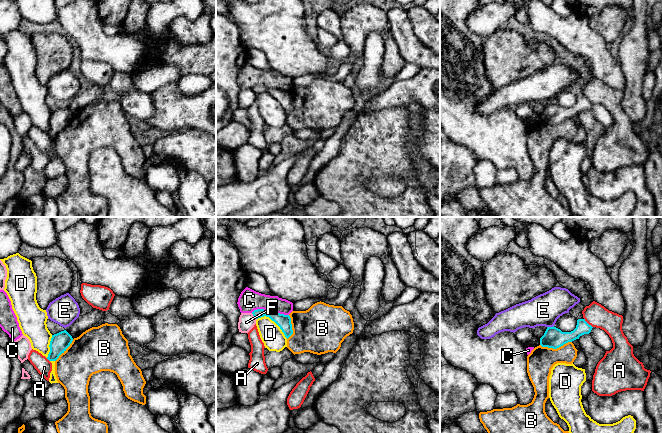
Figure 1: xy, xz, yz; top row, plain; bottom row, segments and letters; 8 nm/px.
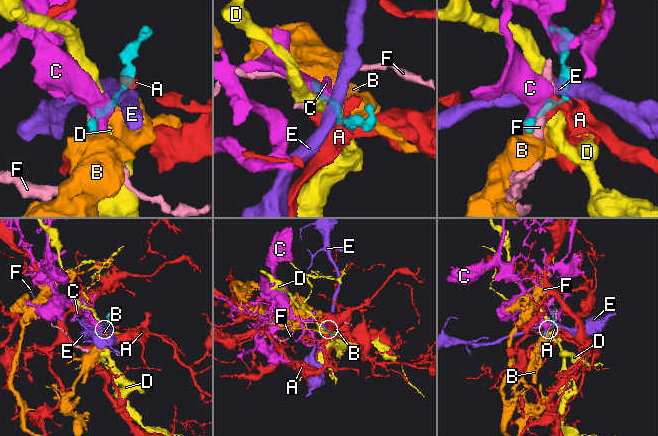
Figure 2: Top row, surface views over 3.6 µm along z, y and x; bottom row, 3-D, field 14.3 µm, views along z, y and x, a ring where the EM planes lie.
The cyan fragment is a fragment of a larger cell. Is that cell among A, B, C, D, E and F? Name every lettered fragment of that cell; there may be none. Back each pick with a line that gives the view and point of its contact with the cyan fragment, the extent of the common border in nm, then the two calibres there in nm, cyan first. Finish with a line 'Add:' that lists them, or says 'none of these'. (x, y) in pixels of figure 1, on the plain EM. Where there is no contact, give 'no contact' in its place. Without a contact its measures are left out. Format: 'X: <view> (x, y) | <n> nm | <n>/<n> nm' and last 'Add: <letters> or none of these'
Add: none of these

